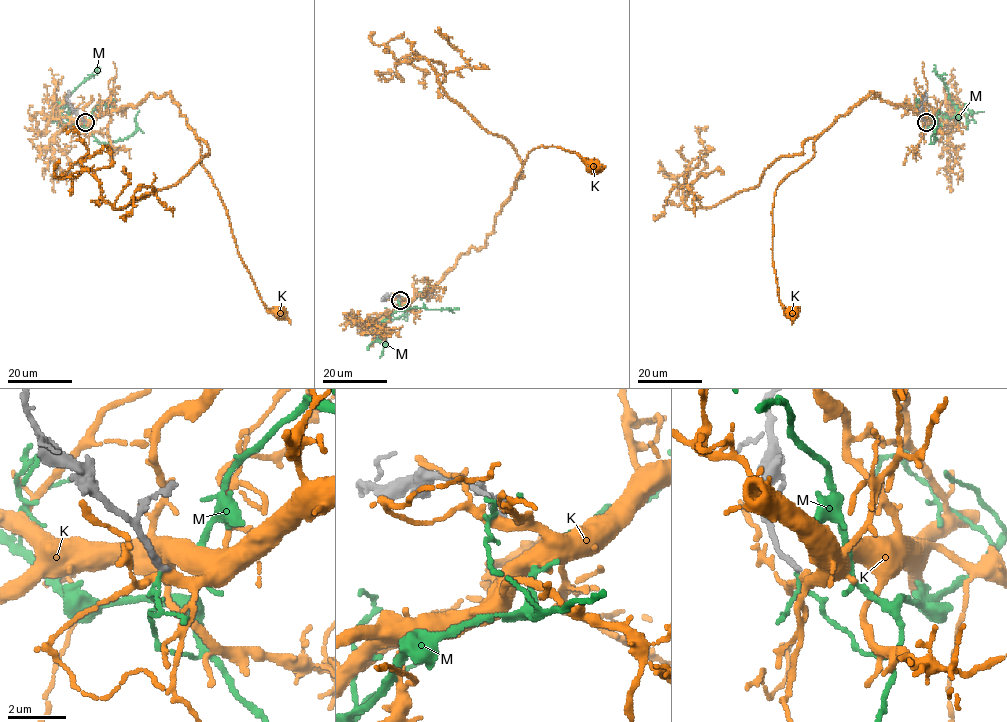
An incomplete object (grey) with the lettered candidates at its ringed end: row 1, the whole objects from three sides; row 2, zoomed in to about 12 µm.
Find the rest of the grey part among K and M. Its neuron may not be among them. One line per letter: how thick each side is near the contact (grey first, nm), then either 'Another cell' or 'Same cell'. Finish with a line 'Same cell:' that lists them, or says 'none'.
K: Thickness 200 nm (grey) against 360 nm. Another cell
M: Thickness 200 nm (grey) against 110 nm. Another cell
Same cell: none

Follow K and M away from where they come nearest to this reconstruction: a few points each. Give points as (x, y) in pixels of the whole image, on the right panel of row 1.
K: (926, 122), (868, 93), (780, 183), (772, 259), (780, 302), (792, 314)
M: (925, 122), (934, 132), (936, 126), (956, 114), (956, 106), (942, 79), (935, 75), (934, 65)

